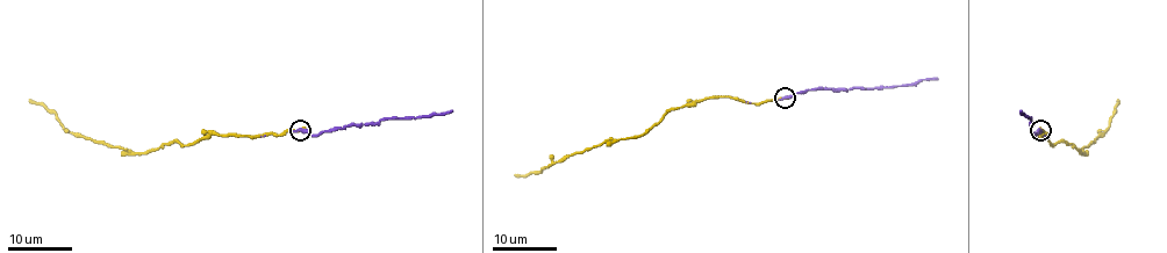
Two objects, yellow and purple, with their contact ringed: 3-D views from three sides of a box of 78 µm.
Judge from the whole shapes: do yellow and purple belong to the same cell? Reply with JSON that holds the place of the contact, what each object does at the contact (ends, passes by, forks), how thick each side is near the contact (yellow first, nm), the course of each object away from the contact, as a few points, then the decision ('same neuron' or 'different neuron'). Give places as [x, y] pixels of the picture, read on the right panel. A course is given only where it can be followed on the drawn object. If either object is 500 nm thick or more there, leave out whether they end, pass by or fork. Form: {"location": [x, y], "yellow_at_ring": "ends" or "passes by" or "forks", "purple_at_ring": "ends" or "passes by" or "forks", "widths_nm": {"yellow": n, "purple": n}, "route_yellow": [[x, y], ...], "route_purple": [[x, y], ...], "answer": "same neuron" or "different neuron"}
{"location": [1040, 130], "yellow_at_ring": "ends", "purple_at_ring": "ends", "widths_nm": {"yellow": 300, "purple": 400}, "route_yellow": [[1039, 130], [1046, 134], [1039, 135], [1052, 144], [1067, 142], [1081, 152], [1105, 130], [1118, 105], [1116, 100]], "route_purple": [[1039, 130], [1035, 135], [1031, 131], [1030, 118], [1021, 110]], "answer": "same neuron"}

